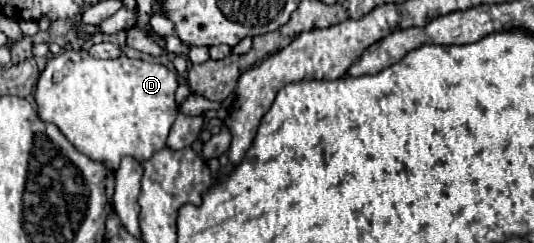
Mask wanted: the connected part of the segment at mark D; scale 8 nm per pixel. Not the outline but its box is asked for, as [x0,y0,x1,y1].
[34,49,178,171]

